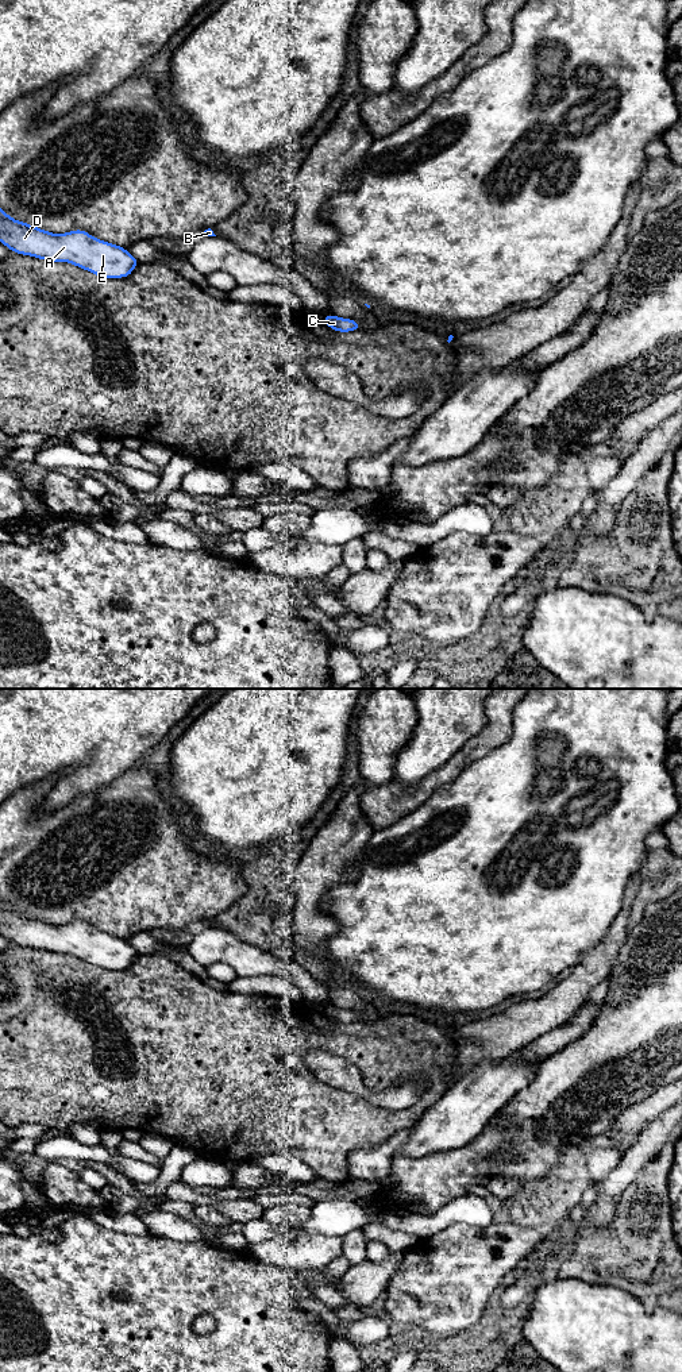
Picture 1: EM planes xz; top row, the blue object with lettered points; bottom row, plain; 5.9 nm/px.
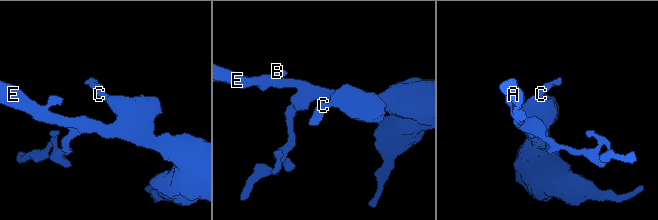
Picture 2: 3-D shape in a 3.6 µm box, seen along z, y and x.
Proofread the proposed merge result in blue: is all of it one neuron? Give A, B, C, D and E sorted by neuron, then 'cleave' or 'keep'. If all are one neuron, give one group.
groups A B C D E; keep

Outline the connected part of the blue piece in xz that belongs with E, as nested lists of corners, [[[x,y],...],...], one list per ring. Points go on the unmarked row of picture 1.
[[[1,899],[0,934],[15,945],[69,953],[103,970],[126,970],[139,956],[124,939],[100,932],[84,921],[53,925],[15,912]]]

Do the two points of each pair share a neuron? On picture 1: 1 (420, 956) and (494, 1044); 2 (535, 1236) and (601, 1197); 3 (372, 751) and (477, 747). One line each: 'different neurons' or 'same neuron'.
1: different neurons
2: different neurons
3: different neurons

